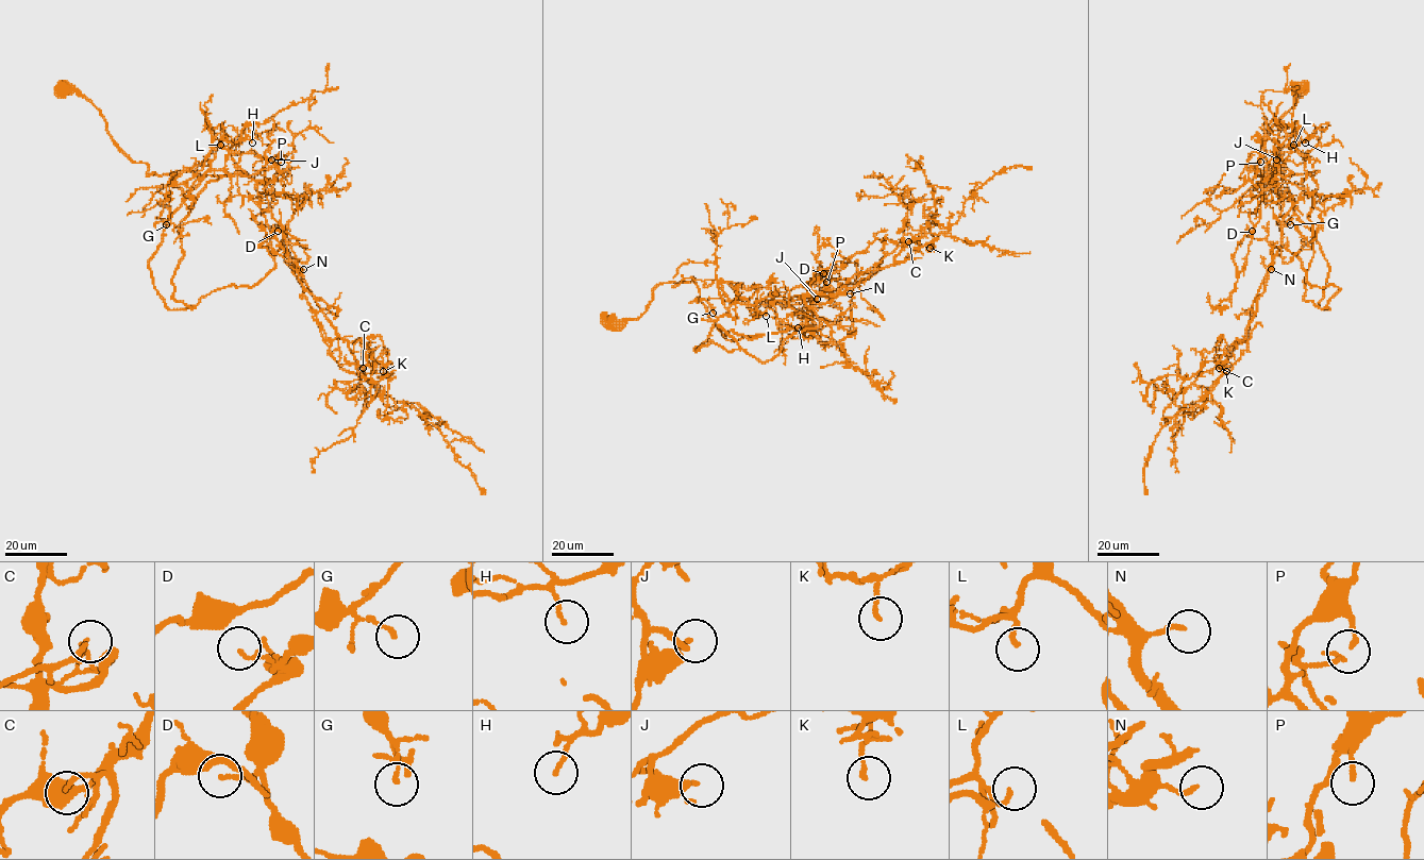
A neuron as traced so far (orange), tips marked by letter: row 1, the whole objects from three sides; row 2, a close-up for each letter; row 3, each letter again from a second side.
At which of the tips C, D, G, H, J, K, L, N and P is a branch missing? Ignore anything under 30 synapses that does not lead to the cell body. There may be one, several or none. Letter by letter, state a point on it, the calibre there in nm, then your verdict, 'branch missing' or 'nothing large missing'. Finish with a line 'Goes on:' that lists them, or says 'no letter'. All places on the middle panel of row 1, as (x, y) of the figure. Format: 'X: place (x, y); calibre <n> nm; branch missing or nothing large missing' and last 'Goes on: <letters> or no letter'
C: place (908, 241); calibre 140 nm; nothing large missing
D: place (823, 273); calibre 110 nm; nothing large missing
G: place (713, 313); calibre 100 nm; nothing large missing
H: place (798, 327); calibre 130 nm; nothing large missing
J: place (817, 299); calibre 190 nm; nothing large missing
K: place (930, 248); calibre 130 nm; nothing large missing
L: place (766, 316); calibre 150 nm; nothing large missing
N: place (850, 293); calibre 140 nm; nothing large missing
P: place (826, 282); calibre 150 nm; nothing large missing
Goes on: no letter

